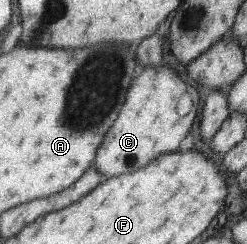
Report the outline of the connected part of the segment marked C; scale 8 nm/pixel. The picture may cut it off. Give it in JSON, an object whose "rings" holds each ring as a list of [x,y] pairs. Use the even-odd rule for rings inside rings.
{"rings":[[[162,62],[152,69],[146,69],[132,82],[118,119],[108,130],[96,154],[92,166],[103,175],[103,182],[125,173],[134,173],[150,165],[163,153],[178,149],[198,117],[200,98],[197,89],[184,81],[174,69],[162,66]]]}

